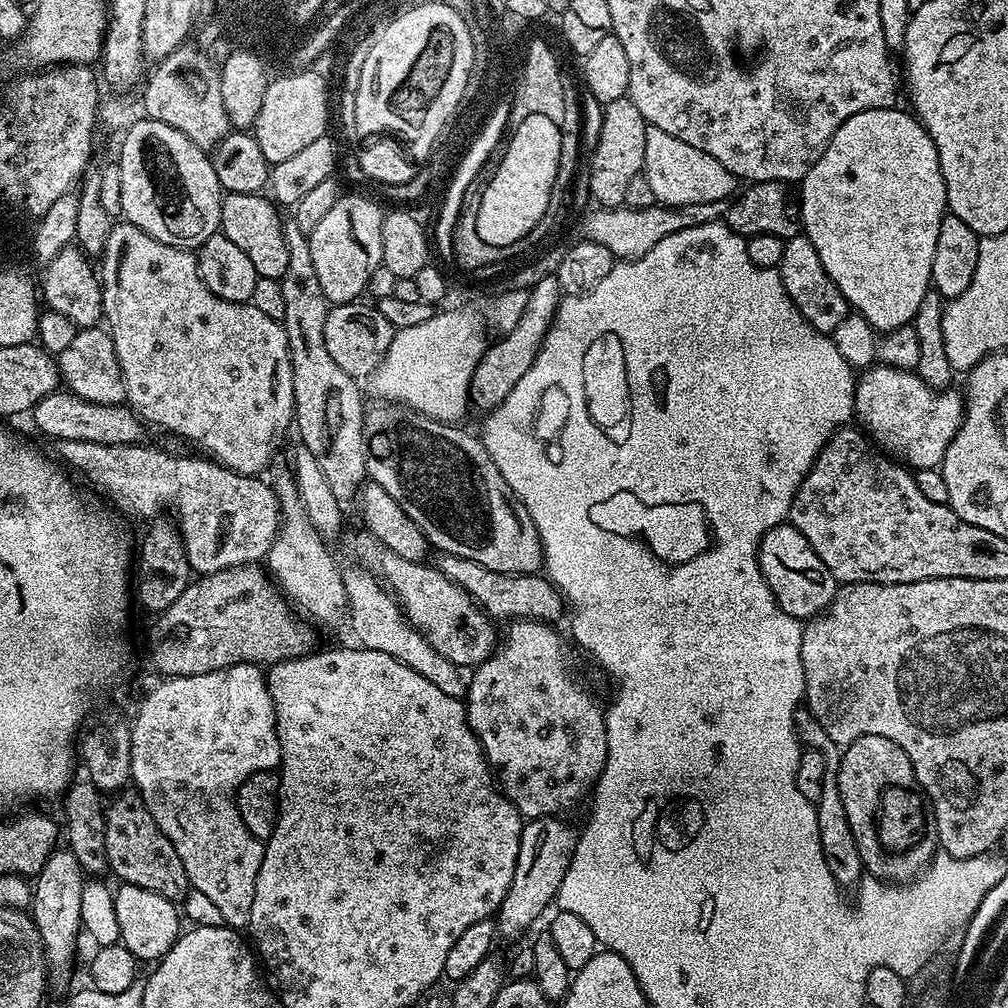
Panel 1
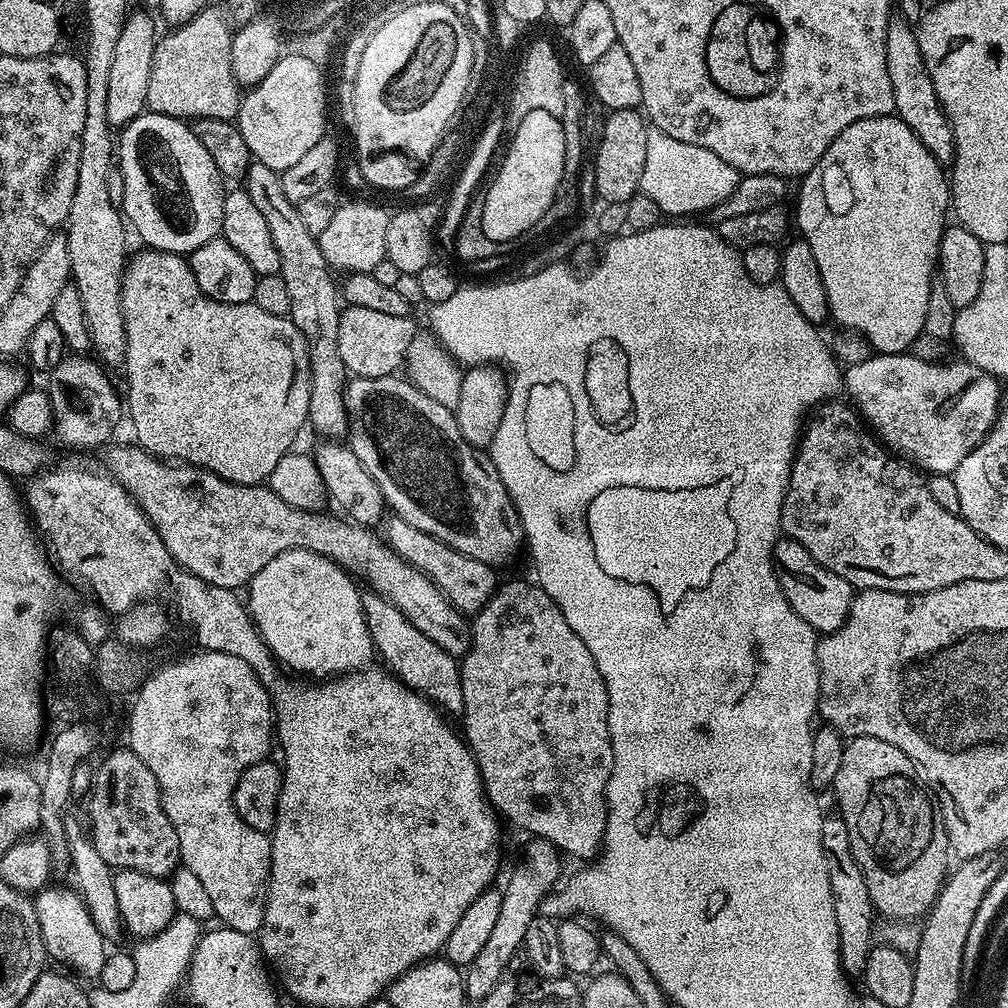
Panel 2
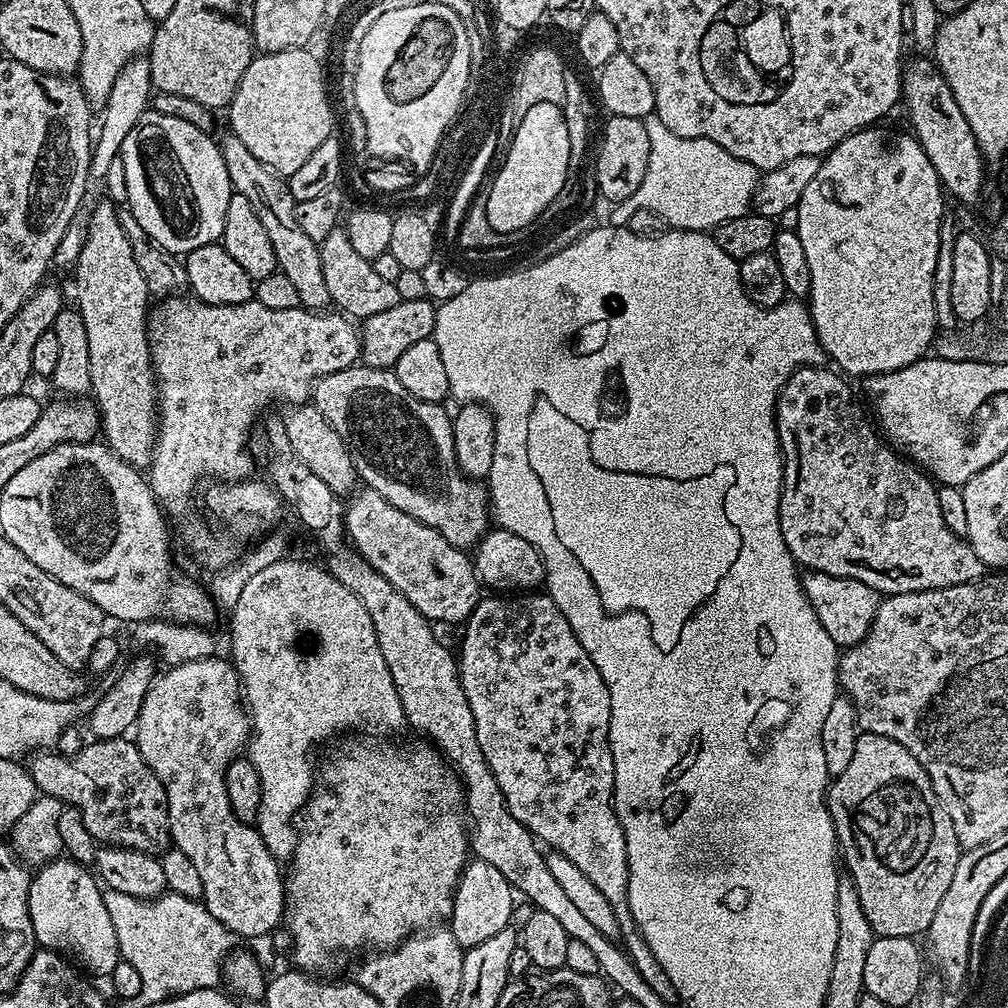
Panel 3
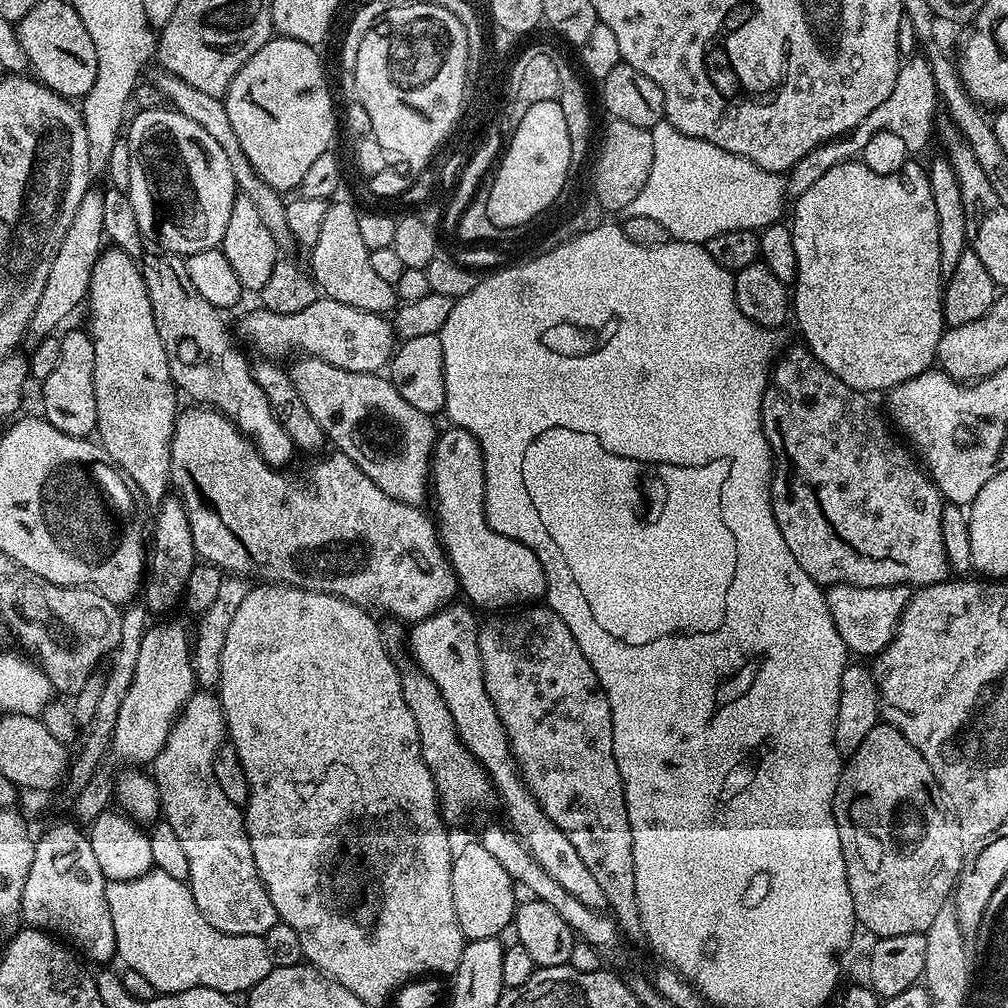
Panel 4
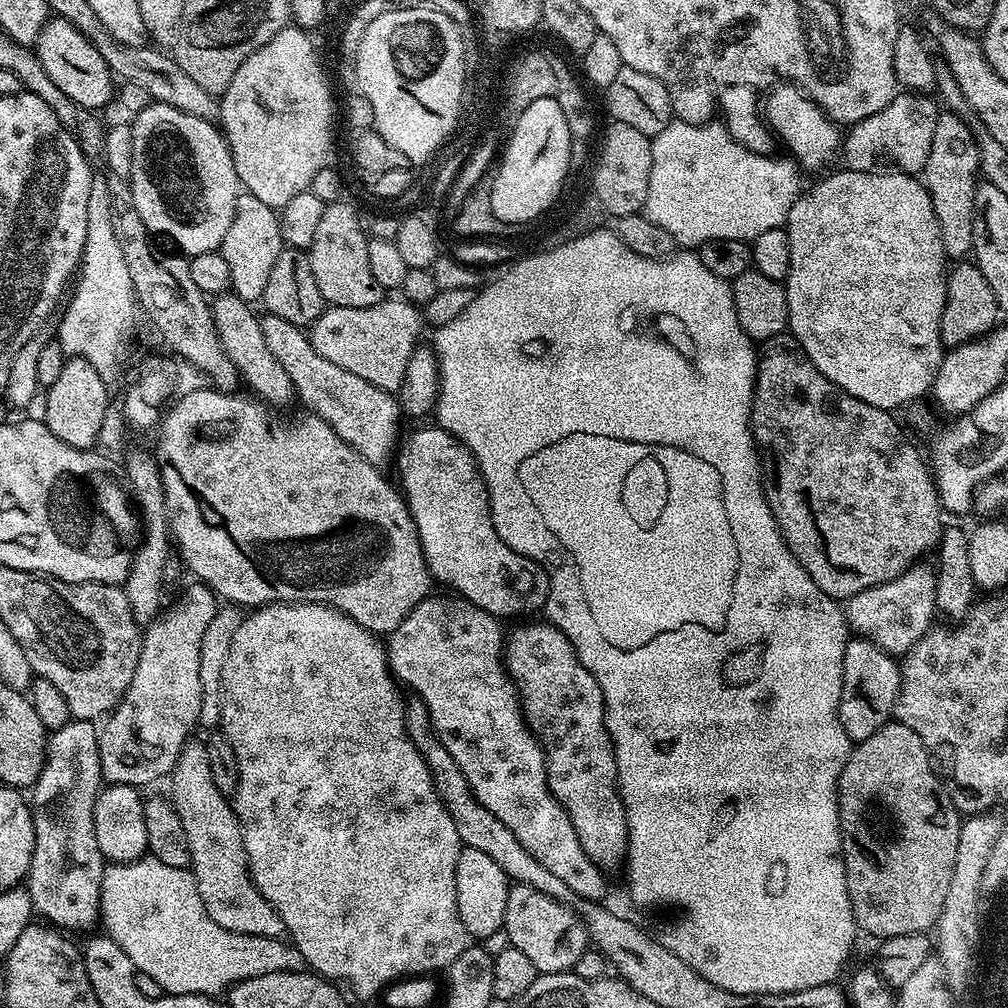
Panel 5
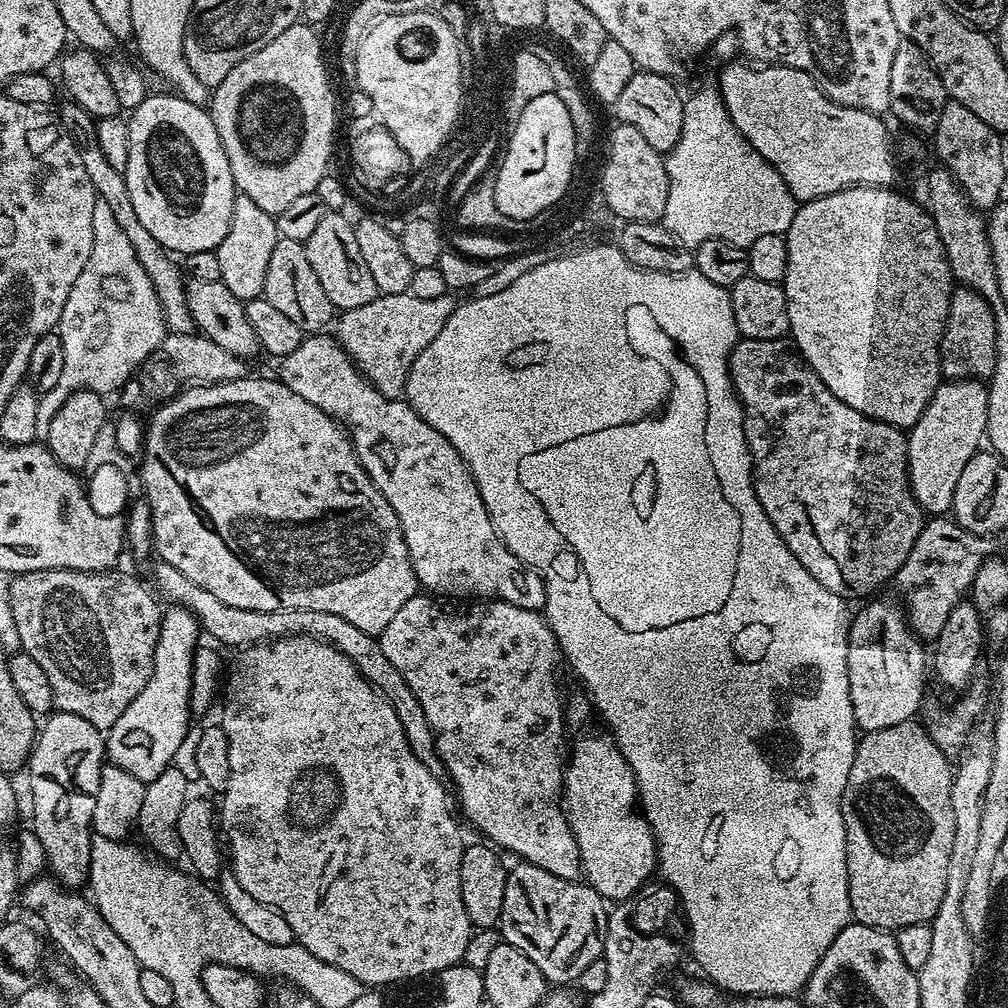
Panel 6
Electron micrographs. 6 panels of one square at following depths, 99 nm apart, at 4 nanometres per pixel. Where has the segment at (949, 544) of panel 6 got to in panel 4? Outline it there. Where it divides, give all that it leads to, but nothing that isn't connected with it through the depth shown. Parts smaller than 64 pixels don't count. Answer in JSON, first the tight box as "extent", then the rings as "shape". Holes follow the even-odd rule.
{"extent":[827,584,910,658],"shape":[[[834,584],[827,589],[830,618],[842,634],[842,642],[849,653],[875,658],[894,638],[896,627],[900,625],[902,614],[910,597],[909,585],[882,586],[881,588],[863,588],[857,584]]]}

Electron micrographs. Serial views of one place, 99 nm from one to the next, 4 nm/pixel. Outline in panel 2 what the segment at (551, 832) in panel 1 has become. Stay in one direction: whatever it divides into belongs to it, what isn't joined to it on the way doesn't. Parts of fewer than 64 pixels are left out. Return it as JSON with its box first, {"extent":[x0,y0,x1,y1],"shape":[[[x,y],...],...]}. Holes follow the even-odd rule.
{"extent":[464,838,562,1002],"shape":[[[532,838],[527,842],[529,844],[524,848],[524,861],[513,870],[508,885],[503,885],[502,911],[498,913],[490,938],[486,946],[482,946],[478,958],[474,958],[474,962],[466,966],[464,991],[469,1001],[483,1002],[490,990],[497,988],[500,981],[505,979],[514,950],[524,947],[526,930],[529,929],[530,922],[538,917],[546,897],[557,887],[555,884],[560,876],[560,860],[562,861],[560,849],[546,840]]]}

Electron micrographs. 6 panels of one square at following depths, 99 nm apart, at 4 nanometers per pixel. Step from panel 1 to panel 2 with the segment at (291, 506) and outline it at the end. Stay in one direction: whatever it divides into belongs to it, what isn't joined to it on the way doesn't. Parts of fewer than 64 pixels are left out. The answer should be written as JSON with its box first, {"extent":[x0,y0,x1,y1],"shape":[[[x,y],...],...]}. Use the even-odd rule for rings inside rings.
{"extent":[246,548,373,678],"shape":[[[291,548],[278,554],[278,558],[266,562],[266,566],[254,574],[252,581],[246,585],[248,615],[252,617],[264,644],[283,667],[285,664],[308,676],[335,678],[361,671],[373,663],[372,639],[360,601],[362,592],[361,589],[356,589],[356,584],[351,579],[355,580],[341,565],[305,548]]]}

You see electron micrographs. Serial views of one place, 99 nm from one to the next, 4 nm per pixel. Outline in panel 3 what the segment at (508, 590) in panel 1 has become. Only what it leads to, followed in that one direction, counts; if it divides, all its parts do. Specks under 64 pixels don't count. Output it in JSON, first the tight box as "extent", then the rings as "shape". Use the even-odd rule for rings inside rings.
{"extent":[344,487,482,625],"shape":[[[365,487],[364,492],[357,491],[351,497],[352,501],[347,501],[346,511],[344,513],[344,526],[346,529],[347,539],[350,541],[351,547],[359,552],[361,558],[368,562],[370,566],[382,574],[382,578],[386,578],[386,582],[390,582],[390,586],[394,586],[400,593],[410,602],[410,606],[414,606],[429,622],[437,622],[441,620],[444,624],[463,625],[470,613],[476,609],[476,603],[482,599],[482,585],[476,578],[476,565],[473,557],[469,555],[465,549],[455,548],[450,542],[446,542],[446,538],[442,538],[442,534],[438,534],[438,530],[434,530],[430,526],[426,526],[422,522],[418,522],[418,518],[410,518],[410,514],[402,514],[402,510],[398,510],[394,506],[390,506],[390,502],[386,502],[386,498],[382,498],[373,488]]]}

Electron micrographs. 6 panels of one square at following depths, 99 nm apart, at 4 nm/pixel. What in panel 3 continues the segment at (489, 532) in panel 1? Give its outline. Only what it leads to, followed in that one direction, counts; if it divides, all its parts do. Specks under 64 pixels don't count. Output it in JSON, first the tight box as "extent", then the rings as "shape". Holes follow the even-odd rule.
{"extent":[310,366,490,550],"shape":[[[353,366],[346,370],[338,370],[334,374],[326,374],[321,380],[316,381],[310,400],[326,418],[326,422],[330,422],[330,426],[334,426],[334,430],[338,430],[338,438],[342,438],[342,442],[346,442],[346,450],[350,450],[350,458],[356,467],[357,477],[359,477],[367,487],[373,488],[382,498],[386,498],[386,502],[390,502],[390,506],[402,510],[402,514],[410,514],[410,518],[418,518],[418,522],[422,522],[434,530],[438,530],[438,534],[442,534],[442,538],[446,538],[446,542],[450,542],[455,548],[468,550],[479,544],[485,532],[489,531],[490,528],[490,501],[488,499],[488,490],[479,479],[469,478],[457,468],[456,455],[454,454],[452,416],[445,413],[439,403],[422,401],[416,398],[414,394],[410,394],[410,392],[406,390],[406,387],[402,386],[392,370],[365,366]]]}

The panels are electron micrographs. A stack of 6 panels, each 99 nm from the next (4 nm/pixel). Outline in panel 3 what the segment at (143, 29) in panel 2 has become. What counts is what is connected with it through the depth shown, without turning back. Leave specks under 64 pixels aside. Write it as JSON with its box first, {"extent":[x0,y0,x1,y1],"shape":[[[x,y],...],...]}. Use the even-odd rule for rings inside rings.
{"extent":[84,58,153,202],"shape":[[[147,58],[132,60],[118,74],[118,78],[114,82],[114,90],[110,90],[110,98],[107,99],[102,113],[104,121],[101,124],[99,121],[98,131],[94,136],[92,161],[88,167],[88,181],[84,187],[85,201],[95,202],[101,199],[106,174],[110,171],[110,162],[114,162],[114,158],[119,156],[122,146],[126,142],[126,134],[130,134],[130,130],[134,130],[134,126],[138,126],[138,118],[142,118],[144,113],[149,111],[153,95],[150,62]]]}

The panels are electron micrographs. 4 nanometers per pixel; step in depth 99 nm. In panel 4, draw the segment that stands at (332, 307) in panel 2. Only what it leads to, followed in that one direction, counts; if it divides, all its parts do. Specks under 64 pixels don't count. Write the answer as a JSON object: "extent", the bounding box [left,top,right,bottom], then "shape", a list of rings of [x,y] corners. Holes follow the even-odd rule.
{"extent":[154,70,292,246],"shape":[[[160,70],[157,73],[154,83],[161,97],[166,98],[167,103],[175,111],[190,118],[190,122],[198,122],[198,126],[202,126],[202,130],[206,130],[206,134],[210,134],[210,138],[214,138],[214,142],[218,142],[219,148],[226,153],[226,159],[230,161],[230,171],[234,174],[237,189],[254,201],[254,206],[257,208],[259,216],[262,217],[262,223],[265,224],[266,230],[270,230],[277,245],[284,246],[284,243],[289,243],[292,240],[292,235],[290,226],[286,226],[285,197],[266,182],[262,182],[262,178],[258,178],[254,166],[250,166],[246,154],[242,154],[242,146],[238,146],[238,134],[234,134],[234,126],[230,126],[230,114],[226,114],[223,99],[214,94],[205,94],[202,90],[195,89],[188,82],[182,82],[182,78],[169,72]]]}

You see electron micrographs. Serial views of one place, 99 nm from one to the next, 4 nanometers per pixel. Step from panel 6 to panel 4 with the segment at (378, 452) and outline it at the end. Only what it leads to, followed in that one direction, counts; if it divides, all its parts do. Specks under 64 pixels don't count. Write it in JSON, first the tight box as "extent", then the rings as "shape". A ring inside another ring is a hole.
{"extent":[430,426,548,610],"shape":[[[448,426],[445,432],[443,429],[437,435],[436,444],[432,447],[430,492],[434,500],[436,496],[434,523],[437,532],[440,533],[440,544],[444,547],[444,553],[448,555],[459,591],[465,592],[469,596],[467,599],[477,609],[508,610],[513,606],[524,606],[529,602],[539,601],[536,599],[539,596],[541,599],[547,593],[548,579],[542,562],[538,562],[538,554],[534,554],[534,550],[522,542],[498,534],[498,530],[488,525],[488,519],[484,513],[484,455],[474,434],[459,427]]]}

